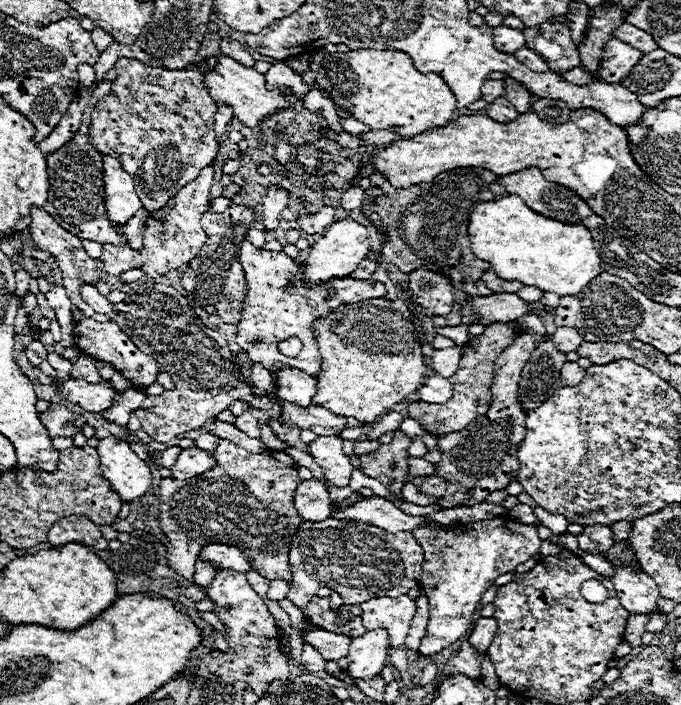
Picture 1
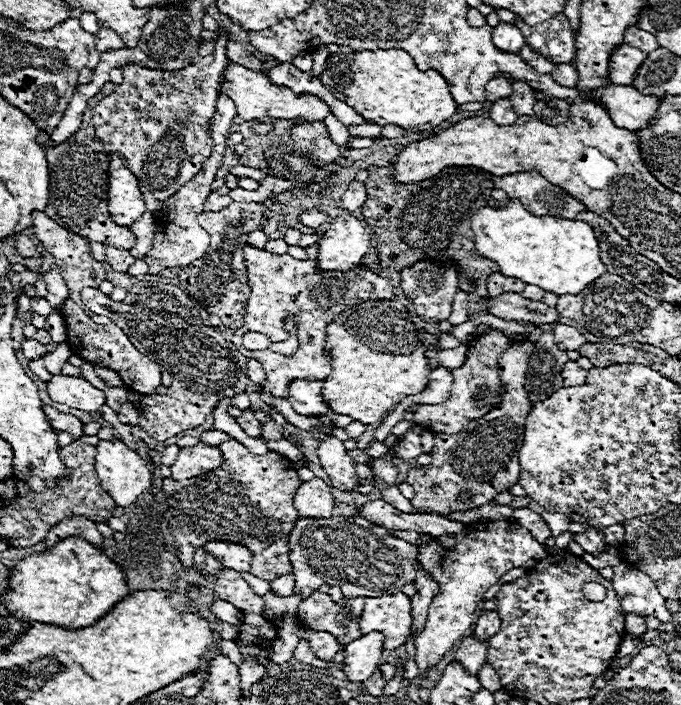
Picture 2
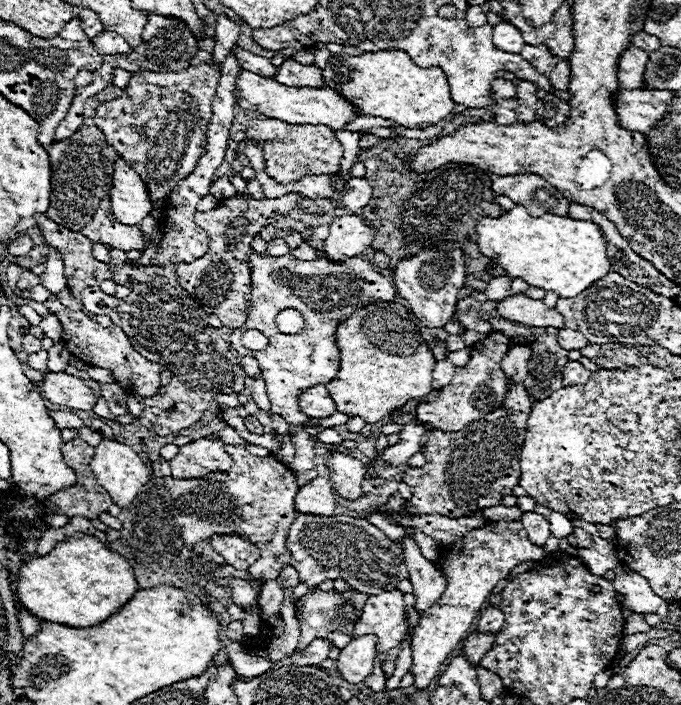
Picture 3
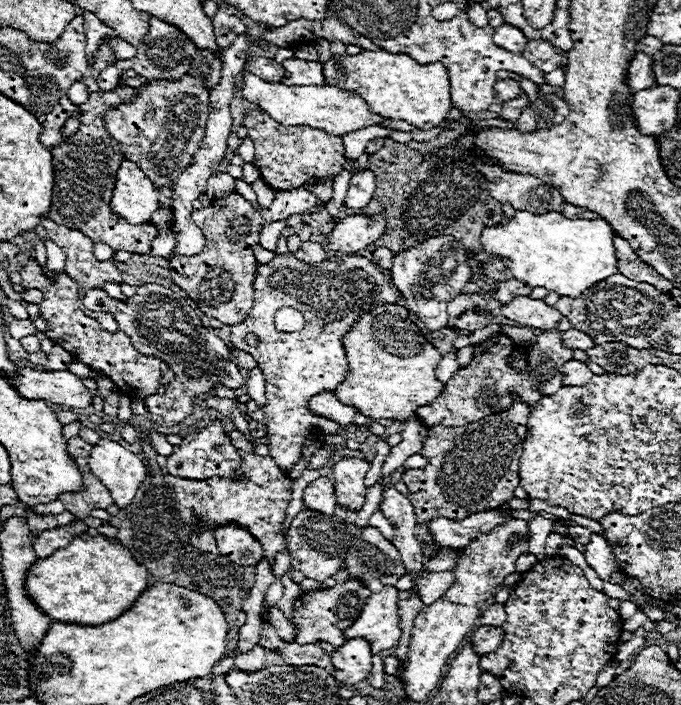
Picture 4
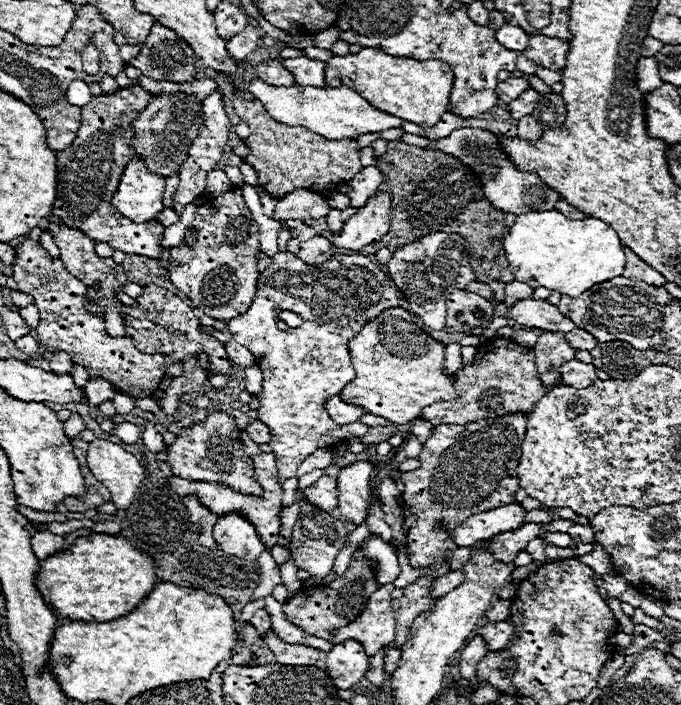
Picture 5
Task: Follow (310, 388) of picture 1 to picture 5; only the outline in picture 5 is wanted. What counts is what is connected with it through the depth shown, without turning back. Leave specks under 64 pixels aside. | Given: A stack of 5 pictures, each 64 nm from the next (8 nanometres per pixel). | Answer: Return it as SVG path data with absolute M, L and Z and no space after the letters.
M332 396L326 400L326 412L330 414L330 418L336 424L350 424L350 422L358 422L360 416L364 414L364 410L360 406L350 406L346 402L342 402L338 396Z

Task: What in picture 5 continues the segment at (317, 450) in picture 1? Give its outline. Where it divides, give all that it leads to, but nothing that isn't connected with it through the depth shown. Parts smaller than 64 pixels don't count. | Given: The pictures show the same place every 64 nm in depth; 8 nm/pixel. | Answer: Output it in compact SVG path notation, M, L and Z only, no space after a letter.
M354 462L346 468L340 468L340 474L336 476L338 508L354 524L360 524L364 520L370 506L370 474L370 462Z

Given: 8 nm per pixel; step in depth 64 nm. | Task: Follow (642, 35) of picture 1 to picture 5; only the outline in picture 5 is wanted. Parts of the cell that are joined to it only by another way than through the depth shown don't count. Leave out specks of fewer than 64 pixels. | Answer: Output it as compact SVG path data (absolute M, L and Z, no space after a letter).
M646 36L646 38L642 40L642 50L640 50L640 56L654 56L654 54L658 54L658 52L660 52L660 48L662 48L662 42L658 42L656 38Z

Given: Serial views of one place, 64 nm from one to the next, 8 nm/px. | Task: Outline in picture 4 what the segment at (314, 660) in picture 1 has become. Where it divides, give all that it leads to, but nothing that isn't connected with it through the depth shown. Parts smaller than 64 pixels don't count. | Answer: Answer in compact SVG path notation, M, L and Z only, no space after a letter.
M350 578L346 584L336 584L334 588L328 588L328 590L316 590L302 594L293 607L294 622L300 630L297 634L297 642L308 644L322 641L330 642L332 646L342 646L346 642L344 630L356 622L368 596L370 596L370 590L364 588L354 578Z

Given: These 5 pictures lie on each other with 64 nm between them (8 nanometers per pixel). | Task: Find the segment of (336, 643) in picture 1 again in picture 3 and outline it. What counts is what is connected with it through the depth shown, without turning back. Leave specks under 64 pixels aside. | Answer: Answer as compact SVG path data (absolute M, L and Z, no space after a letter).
M316 638L308 644L306 650L294 652L292 660L296 666L320 666L322 660L328 658L328 652L332 648L332 642L328 638Z

